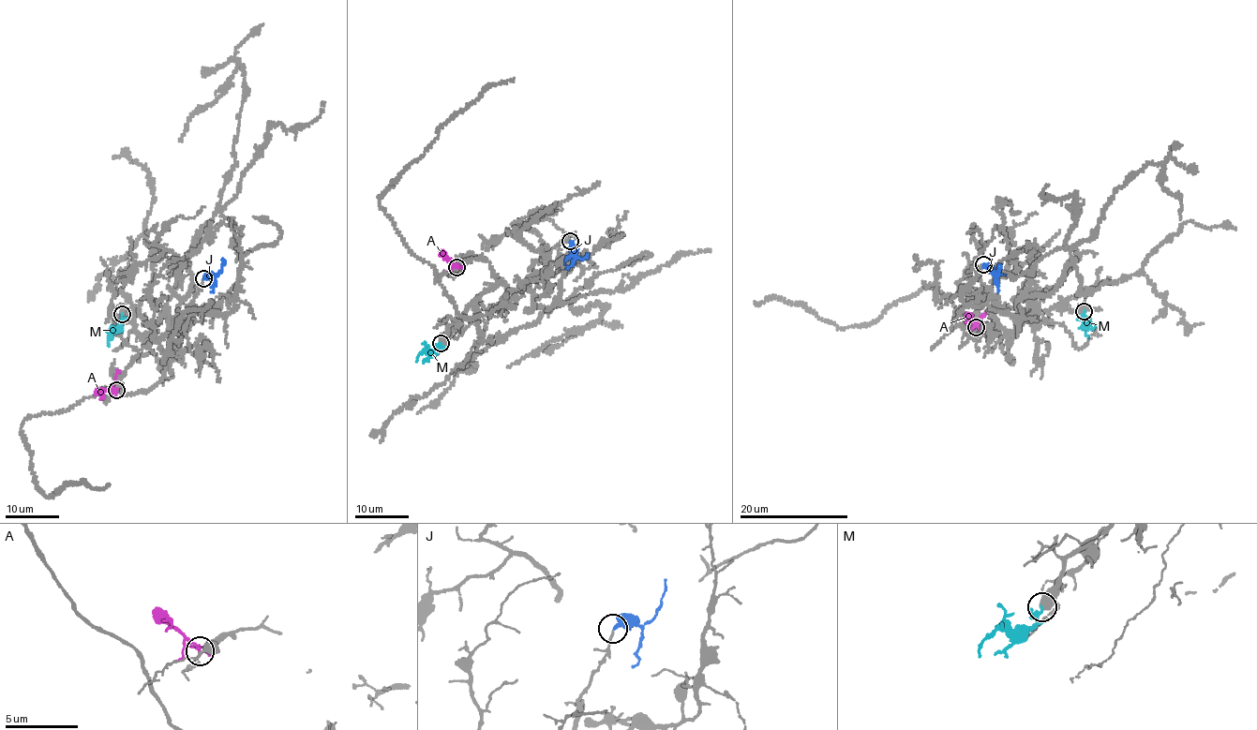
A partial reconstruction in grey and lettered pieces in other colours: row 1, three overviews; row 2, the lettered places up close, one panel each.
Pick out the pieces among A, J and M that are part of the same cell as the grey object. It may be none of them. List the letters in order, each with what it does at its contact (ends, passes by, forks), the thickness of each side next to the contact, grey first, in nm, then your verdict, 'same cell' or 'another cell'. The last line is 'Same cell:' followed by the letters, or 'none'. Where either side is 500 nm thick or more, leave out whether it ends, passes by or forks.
A: it ends | 190/240 nm | another cell
J: it ends | 170/240 nm | same cell
M: it ends | 480/160 nm | another cell
Same cell: J

